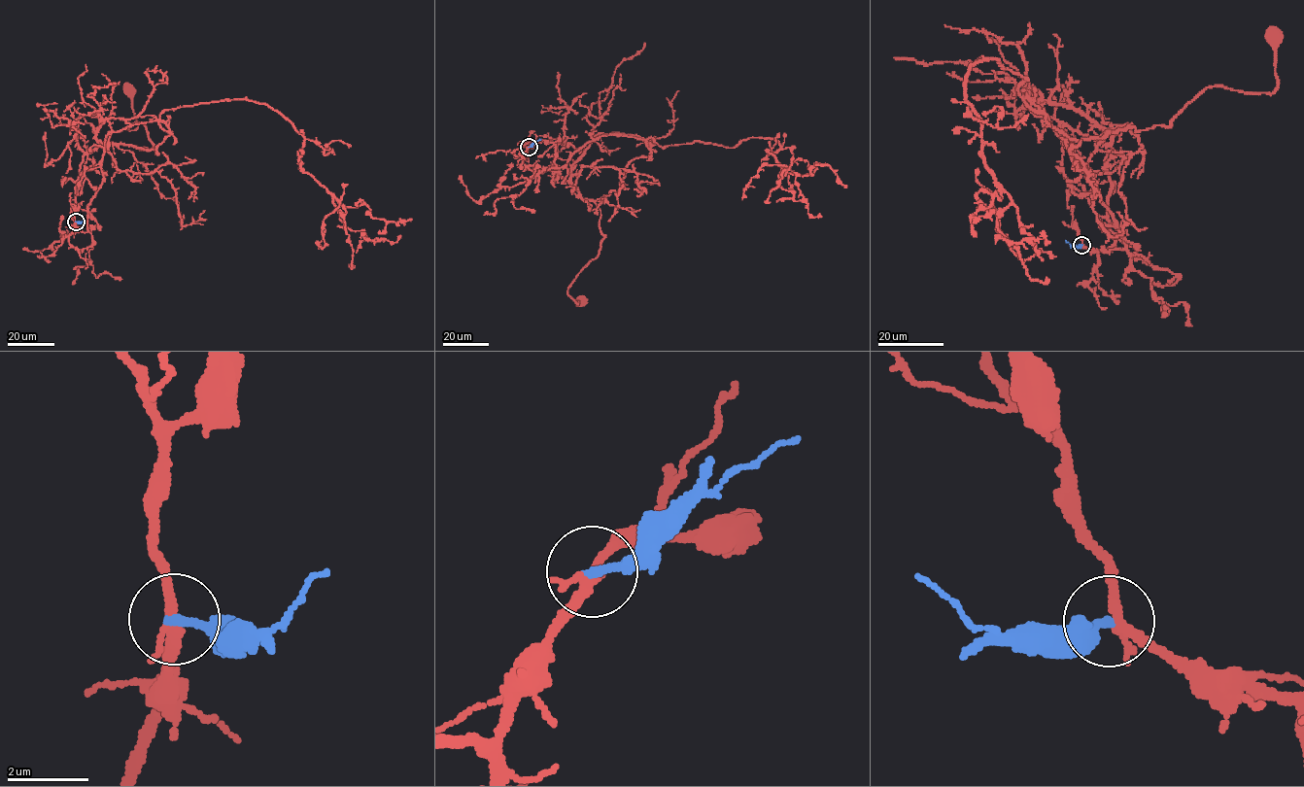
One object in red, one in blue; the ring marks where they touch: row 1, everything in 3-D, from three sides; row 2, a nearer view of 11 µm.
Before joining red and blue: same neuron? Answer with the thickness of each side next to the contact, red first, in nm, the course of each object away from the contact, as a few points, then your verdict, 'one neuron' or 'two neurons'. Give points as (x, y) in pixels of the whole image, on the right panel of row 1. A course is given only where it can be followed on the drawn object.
240 nm thick on the red side, 240 nm on the other; red runs (1081, 244), (1099, 251), (1115, 244), (1106, 148), (1115, 132), (1169, 127), (1212, 86), (1272, 94), (1272, 36); blue runs (1081, 245), (1073, 246), (1066, 241); two neurons

